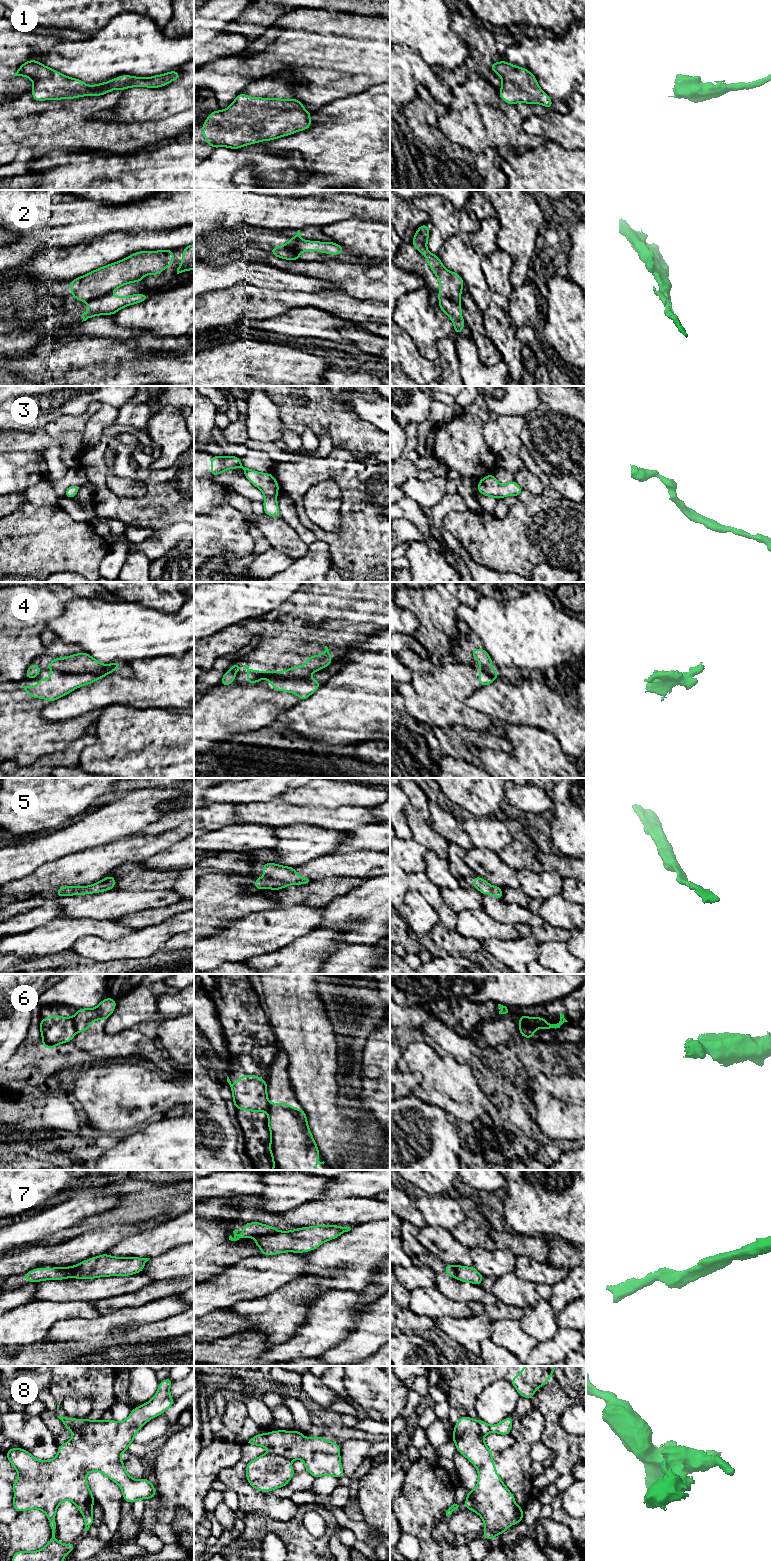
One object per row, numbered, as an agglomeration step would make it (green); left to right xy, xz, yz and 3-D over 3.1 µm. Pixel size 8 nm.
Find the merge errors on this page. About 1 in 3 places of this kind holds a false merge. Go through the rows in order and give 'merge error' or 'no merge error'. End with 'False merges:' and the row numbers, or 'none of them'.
1: no merge error
2: merge error
3: no merge error
4: merge error
5: no merge error
6: merge error
7: merge error
8: merge error
False merges: 2, 4, 6, 7, 8

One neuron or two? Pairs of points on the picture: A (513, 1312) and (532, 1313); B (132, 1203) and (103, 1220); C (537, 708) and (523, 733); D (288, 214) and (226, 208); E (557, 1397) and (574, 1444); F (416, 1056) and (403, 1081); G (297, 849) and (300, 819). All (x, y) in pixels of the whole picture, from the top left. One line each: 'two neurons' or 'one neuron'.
A: two neurons
B: one neuron
C: two neurons
D: one neuron
E: one neuron
F: two neurons
G: two neurons

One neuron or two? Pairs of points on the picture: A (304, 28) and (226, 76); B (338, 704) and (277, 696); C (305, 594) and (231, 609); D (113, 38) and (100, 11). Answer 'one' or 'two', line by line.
A: one
B: two
C: two
D: two

